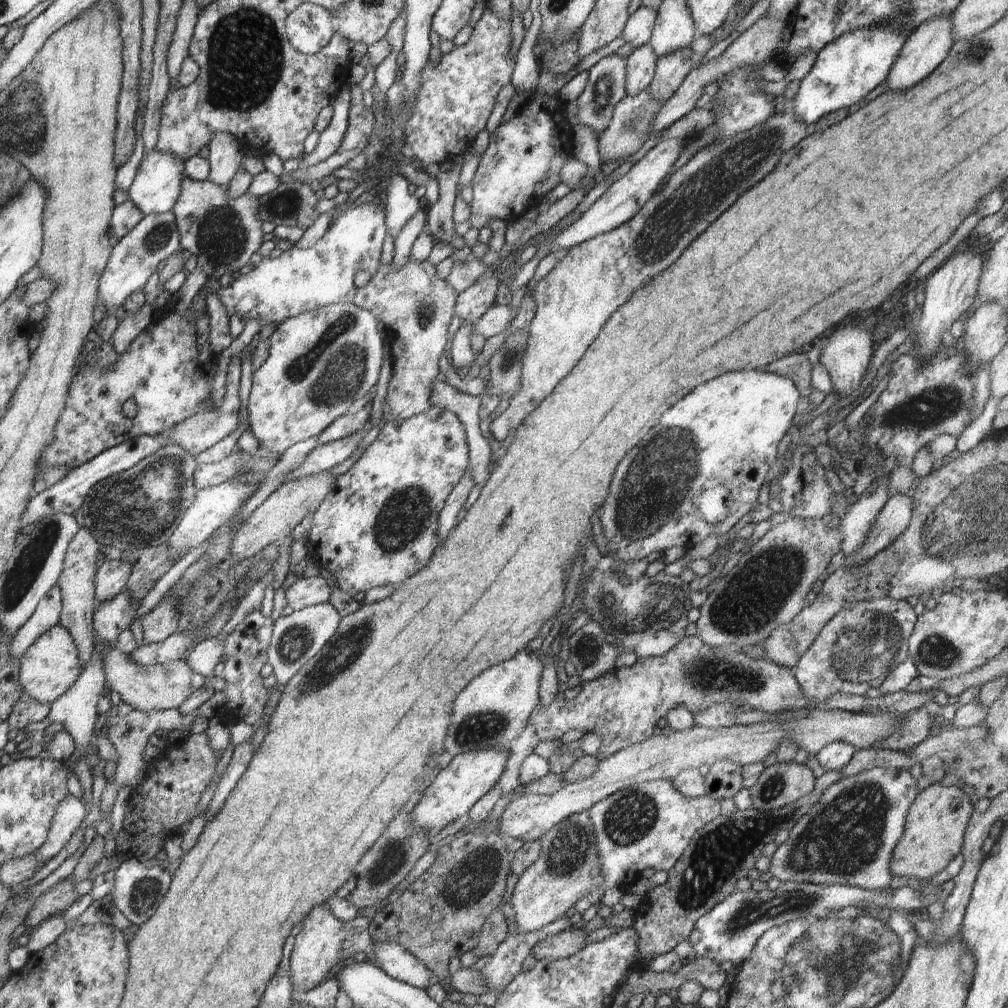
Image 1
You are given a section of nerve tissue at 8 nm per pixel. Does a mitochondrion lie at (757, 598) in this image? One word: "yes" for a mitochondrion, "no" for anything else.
yes

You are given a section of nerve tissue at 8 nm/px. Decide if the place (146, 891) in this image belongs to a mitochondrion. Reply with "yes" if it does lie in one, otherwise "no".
yes

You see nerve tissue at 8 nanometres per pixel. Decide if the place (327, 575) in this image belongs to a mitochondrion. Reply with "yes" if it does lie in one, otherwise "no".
no

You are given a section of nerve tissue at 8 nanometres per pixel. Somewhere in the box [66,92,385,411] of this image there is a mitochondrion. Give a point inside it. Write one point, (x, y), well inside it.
(222, 237)

